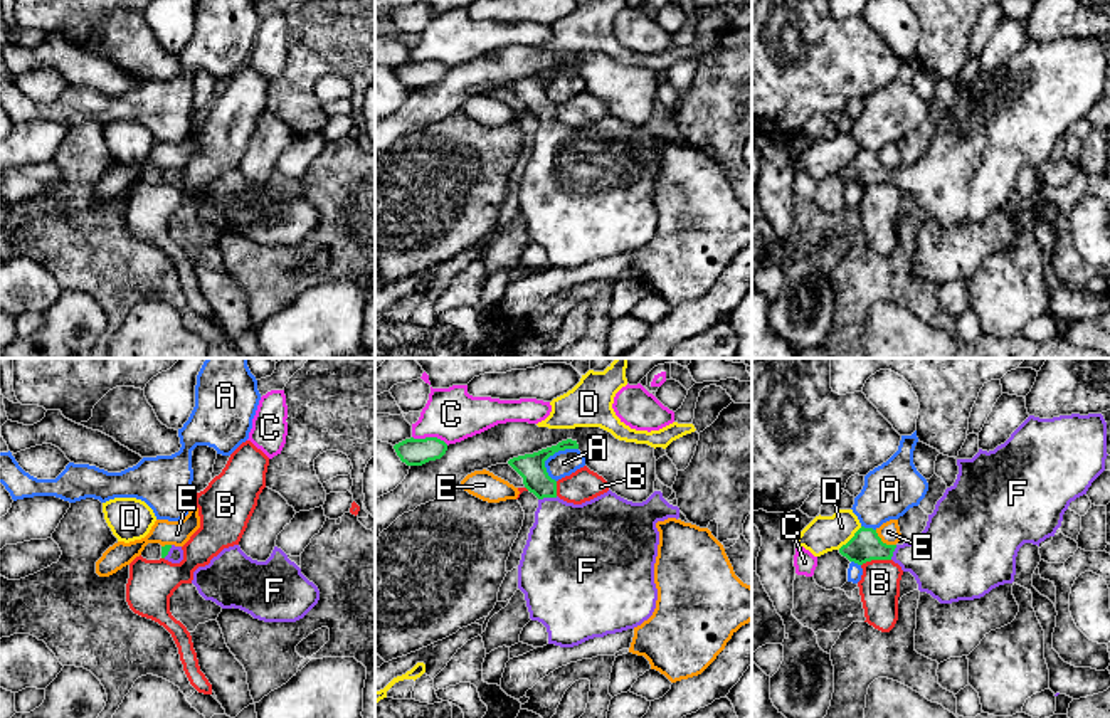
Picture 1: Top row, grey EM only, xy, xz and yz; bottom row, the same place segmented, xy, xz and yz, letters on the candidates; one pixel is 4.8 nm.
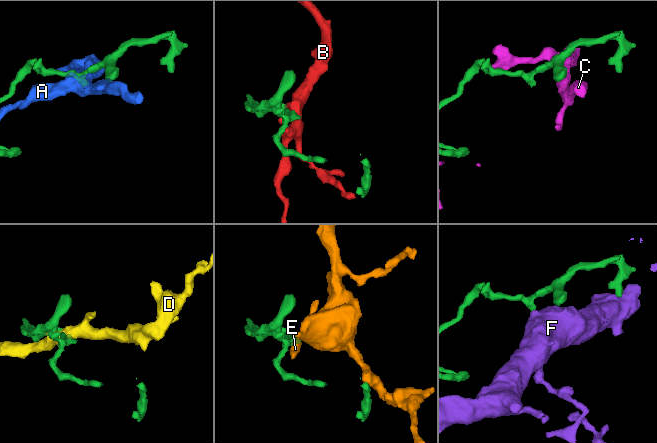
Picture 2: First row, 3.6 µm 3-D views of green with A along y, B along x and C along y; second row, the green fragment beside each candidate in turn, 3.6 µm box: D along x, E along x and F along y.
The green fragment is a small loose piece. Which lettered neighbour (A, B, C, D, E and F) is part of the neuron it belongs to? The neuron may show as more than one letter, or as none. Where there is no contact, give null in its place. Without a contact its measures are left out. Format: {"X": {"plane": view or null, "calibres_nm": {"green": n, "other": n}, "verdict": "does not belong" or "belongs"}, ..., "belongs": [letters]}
{"A": {"plane": "xz", "calibres_nm": {"green": 130, "other": 120}, "verdict": "does not belong"}, "B": {"plane": "yz", "calibres_nm": {"green": 150, "other": 190}, "verdict": "does not belong"}, "C": {"plane": "xz", "calibres_nm": {"green": 130, "other": 260}, "verdict": "does not belong"}, "D": {"plane": "yz", "calibres_nm": {"green": 150, "other": 180}, "verdict": "does not belong"}, "E": {"plane": "yz", "calibres_nm": {"green": 150, "other": 100}, "verdict": "does not belong"}, "F": {"plane": "xz", "calibres_nm": {"green": 130, "other": 380}, "verdict": "belongs"}, "belongs": ["F"]}

